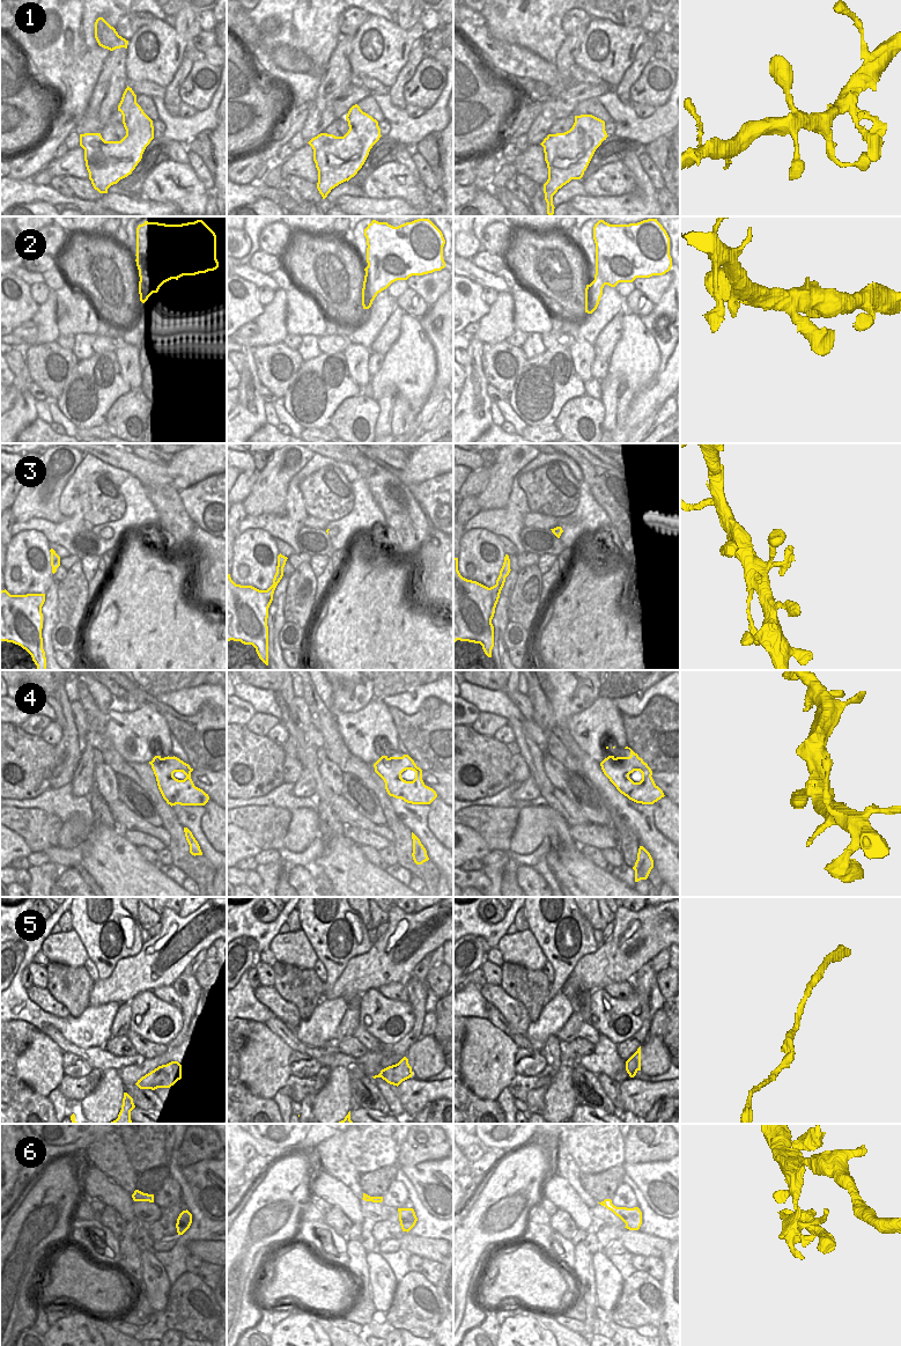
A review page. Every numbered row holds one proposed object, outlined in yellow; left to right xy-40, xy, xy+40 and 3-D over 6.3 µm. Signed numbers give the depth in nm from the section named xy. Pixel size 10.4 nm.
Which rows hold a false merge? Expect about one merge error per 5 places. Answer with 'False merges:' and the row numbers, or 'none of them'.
False merges: none of them.

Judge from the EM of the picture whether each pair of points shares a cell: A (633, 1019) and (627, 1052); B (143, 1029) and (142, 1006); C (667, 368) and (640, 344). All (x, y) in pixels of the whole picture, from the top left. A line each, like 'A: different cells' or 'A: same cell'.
A: different cells
B: same cell
C: different cells

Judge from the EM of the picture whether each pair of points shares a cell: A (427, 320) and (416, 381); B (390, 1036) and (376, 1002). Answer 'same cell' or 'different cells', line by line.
A: different cells
B: same cell

